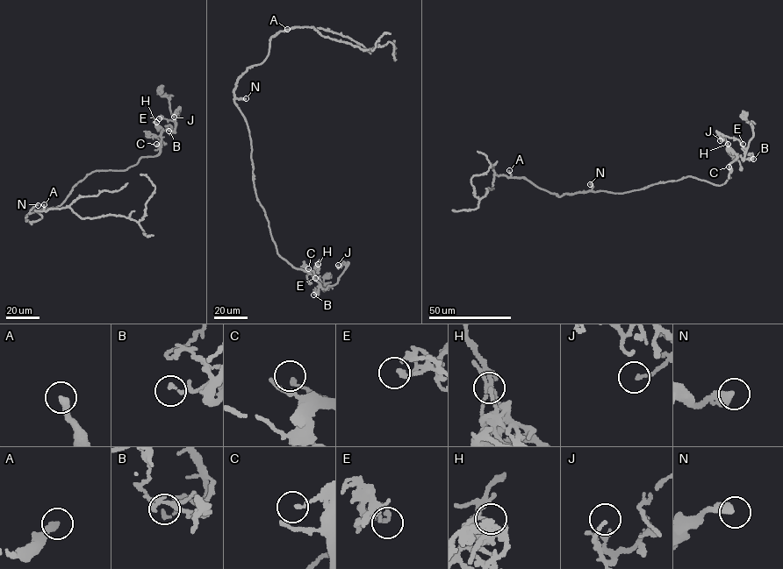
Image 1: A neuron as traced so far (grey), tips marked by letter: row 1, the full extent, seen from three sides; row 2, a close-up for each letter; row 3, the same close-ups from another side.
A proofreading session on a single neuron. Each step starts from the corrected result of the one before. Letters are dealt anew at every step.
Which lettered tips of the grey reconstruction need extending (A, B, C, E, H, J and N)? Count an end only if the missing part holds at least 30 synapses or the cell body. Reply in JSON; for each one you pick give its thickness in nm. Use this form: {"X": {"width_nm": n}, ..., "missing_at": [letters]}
{"missing_at": []}

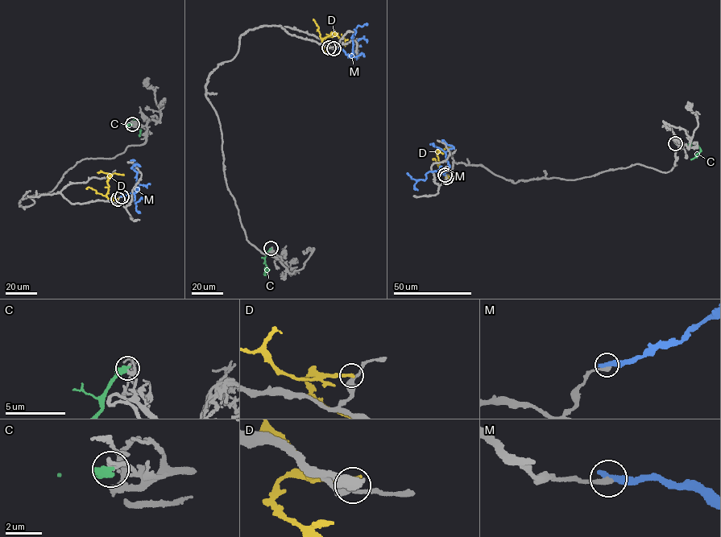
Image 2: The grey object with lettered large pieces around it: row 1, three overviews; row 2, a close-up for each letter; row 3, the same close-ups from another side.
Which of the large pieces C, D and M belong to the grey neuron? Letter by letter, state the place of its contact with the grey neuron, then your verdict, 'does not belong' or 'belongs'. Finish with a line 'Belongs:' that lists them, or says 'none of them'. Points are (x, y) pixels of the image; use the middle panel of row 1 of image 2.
C: (271, 248) | does not belong
D: (329, 47) | does not belong
M: (333, 48) | does not belong
Belongs: none of them

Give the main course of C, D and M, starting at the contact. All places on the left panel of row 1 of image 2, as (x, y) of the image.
C: (132, 124), (134, 120), (138, 123), (138, 136)
D: (118, 199), (109, 199), (106, 195), (109, 186), (107, 180), (110, 175), (97, 172)
M: (122, 196), (138, 187), (134, 193), (134, 204), (142, 197)

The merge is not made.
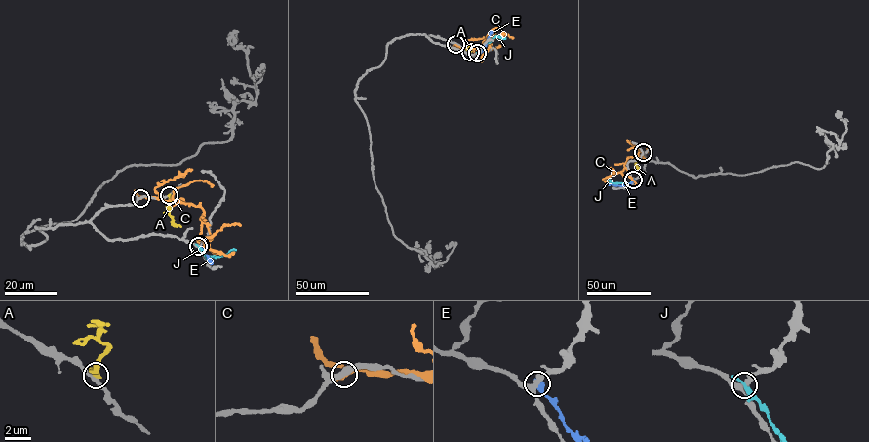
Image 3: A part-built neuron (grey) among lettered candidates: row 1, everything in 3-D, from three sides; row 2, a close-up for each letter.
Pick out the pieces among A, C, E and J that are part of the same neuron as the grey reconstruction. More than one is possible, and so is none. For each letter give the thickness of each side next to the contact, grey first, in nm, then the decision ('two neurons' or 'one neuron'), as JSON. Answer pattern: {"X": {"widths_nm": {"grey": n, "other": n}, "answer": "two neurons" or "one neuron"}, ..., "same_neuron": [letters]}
{"A": {"widths_nm": {"grey": 280, "other": 440}, "answer": "two neurons"}, "C": {"widths_nm": {"grey": 480, "other": 600}, "answer": "two neurons"}, "E": {"widths_nm": {"grey": 300, "other": 550}, "answer": "two neurons"}, "J": {"widths_nm": {"grey": 300, "other": 280}, "answer": "two neurons"}, "same_neuron": []}

